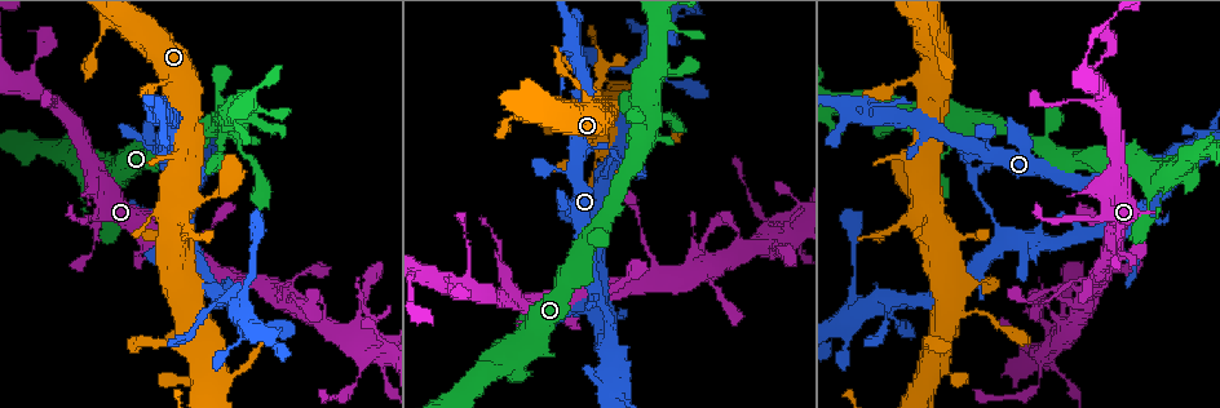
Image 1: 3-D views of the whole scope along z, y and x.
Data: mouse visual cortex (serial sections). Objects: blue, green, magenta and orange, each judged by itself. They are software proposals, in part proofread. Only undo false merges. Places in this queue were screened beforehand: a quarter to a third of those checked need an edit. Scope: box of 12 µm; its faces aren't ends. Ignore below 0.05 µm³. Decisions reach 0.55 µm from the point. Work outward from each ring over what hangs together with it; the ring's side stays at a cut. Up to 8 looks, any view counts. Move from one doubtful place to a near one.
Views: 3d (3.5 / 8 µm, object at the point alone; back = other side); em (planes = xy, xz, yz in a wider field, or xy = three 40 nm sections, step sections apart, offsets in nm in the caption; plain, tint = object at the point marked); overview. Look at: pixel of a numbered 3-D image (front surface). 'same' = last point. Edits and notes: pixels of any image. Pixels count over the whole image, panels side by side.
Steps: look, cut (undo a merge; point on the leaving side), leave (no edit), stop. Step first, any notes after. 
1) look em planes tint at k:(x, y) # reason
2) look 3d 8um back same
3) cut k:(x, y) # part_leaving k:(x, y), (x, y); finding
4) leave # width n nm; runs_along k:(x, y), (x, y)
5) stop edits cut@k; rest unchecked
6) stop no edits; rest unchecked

look 3d 3.5um at 1:(1124, 260) # abrupt turn

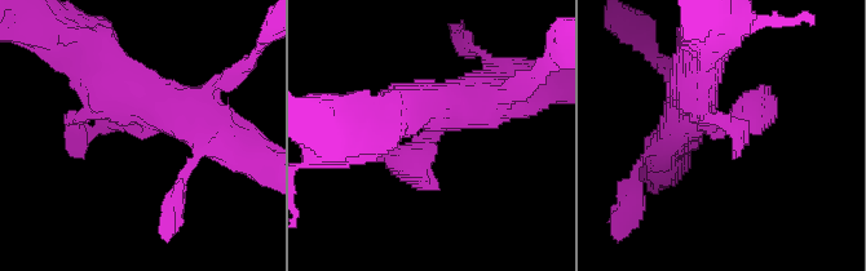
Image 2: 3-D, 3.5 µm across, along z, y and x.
look em xy step 5 tint at 2:(430, 132) # shape alone is not enough

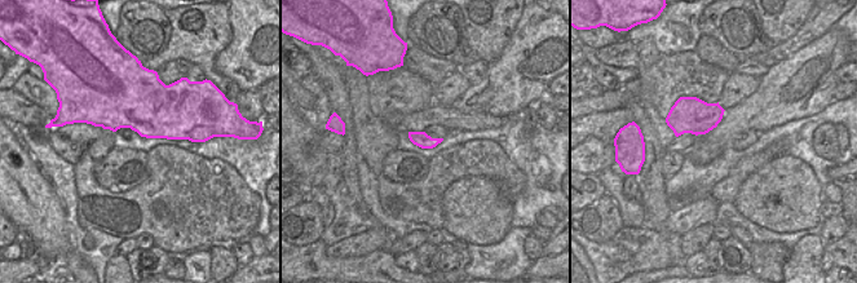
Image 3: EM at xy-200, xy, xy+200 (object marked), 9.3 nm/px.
look em xy step 3 tint same # another direction

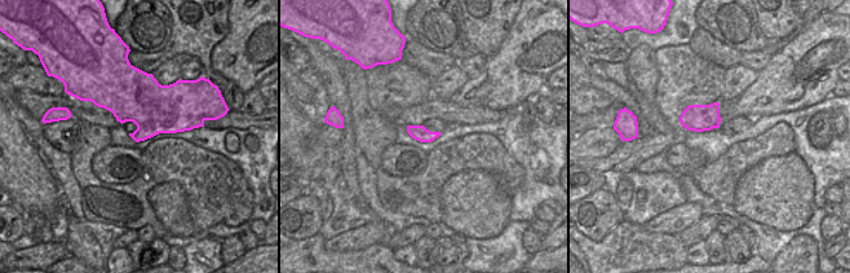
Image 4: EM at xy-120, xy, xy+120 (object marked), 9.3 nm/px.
leave # runs_along 2:(690, 87), (714, 134), (747, 102), (777, 114); one cell here

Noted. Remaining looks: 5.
look 3d 3.5um at 1:(1038, 378) # thick turns thin

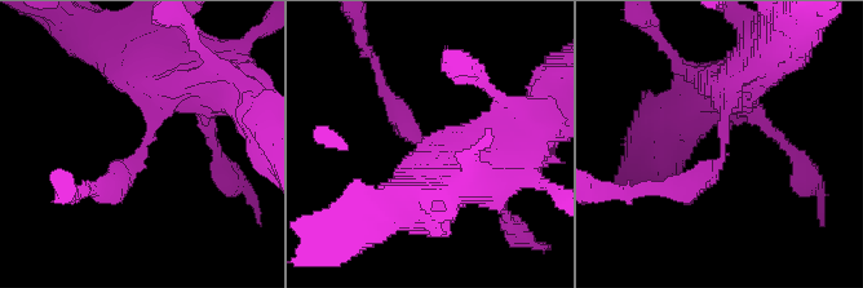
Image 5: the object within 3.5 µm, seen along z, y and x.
look em xy step 5 tint at 5:(726, 139) # arm_widths 250, 500 nm; now the EM

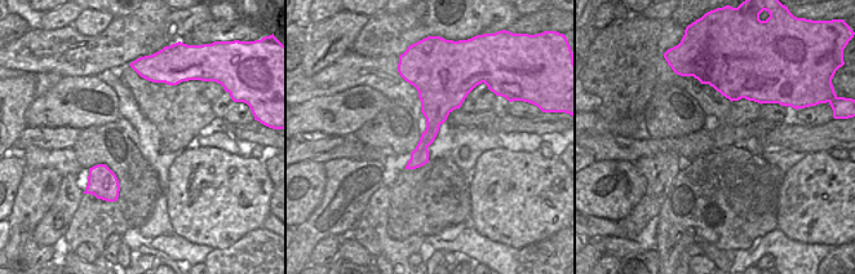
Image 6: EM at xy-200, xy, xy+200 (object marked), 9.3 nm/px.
leave # runs_along 5:(748, 66), (725, 156), (682, 189); continuous, no second cell

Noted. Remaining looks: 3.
look 3d 3.5um at 1:(224, 380) # thin neck

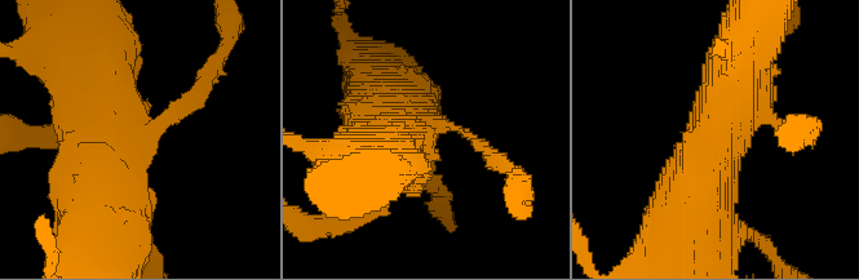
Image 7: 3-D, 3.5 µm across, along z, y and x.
look em xy step 2 tint at 7:(435, 129)

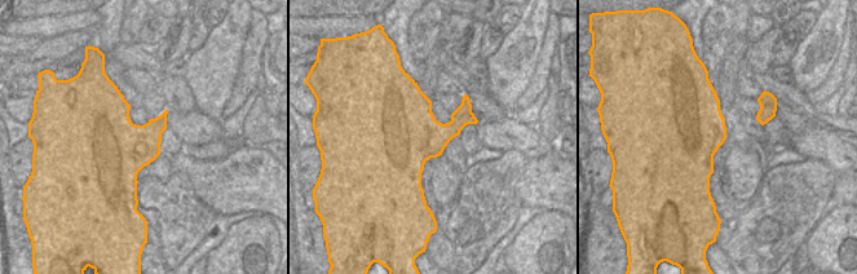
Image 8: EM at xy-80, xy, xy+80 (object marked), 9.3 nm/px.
look em xy step 5 tint same

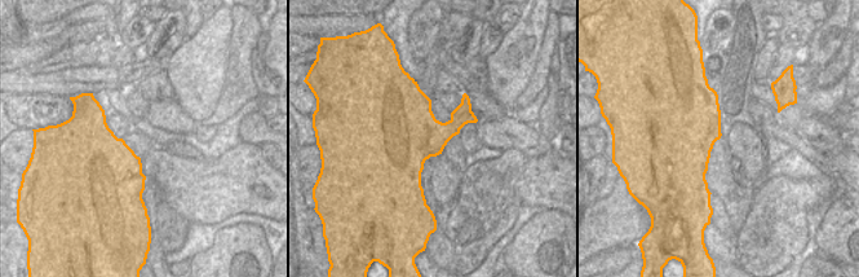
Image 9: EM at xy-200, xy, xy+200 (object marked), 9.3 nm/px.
leave # runs_along 7:(743, 53), (733, 101), (690, 200); one cell here

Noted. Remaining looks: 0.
stop no edits; rest unchecked

